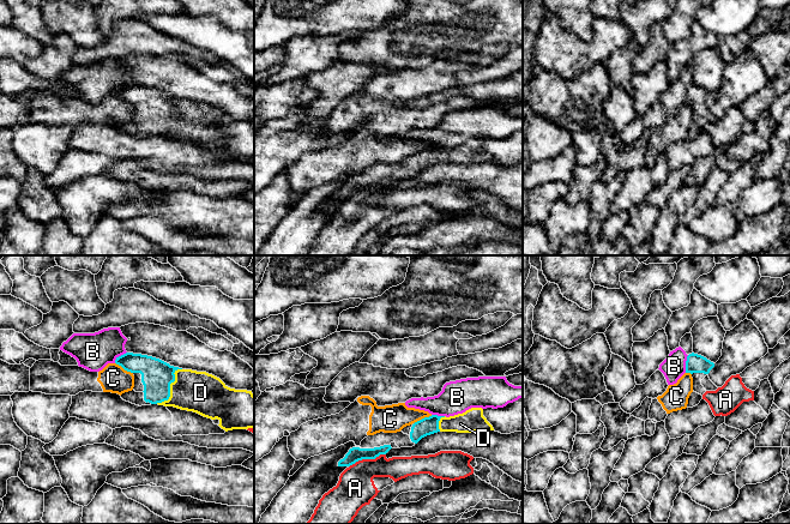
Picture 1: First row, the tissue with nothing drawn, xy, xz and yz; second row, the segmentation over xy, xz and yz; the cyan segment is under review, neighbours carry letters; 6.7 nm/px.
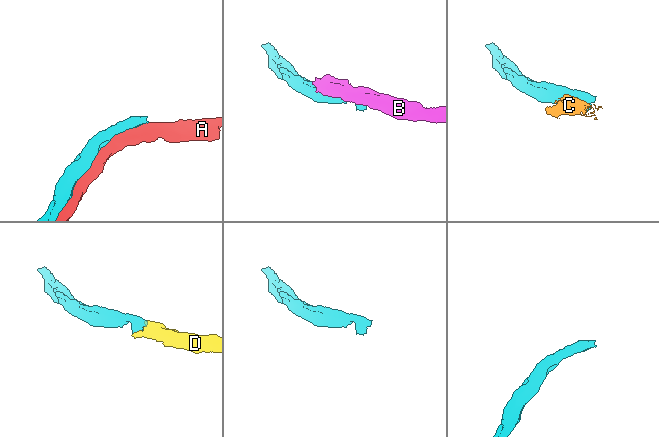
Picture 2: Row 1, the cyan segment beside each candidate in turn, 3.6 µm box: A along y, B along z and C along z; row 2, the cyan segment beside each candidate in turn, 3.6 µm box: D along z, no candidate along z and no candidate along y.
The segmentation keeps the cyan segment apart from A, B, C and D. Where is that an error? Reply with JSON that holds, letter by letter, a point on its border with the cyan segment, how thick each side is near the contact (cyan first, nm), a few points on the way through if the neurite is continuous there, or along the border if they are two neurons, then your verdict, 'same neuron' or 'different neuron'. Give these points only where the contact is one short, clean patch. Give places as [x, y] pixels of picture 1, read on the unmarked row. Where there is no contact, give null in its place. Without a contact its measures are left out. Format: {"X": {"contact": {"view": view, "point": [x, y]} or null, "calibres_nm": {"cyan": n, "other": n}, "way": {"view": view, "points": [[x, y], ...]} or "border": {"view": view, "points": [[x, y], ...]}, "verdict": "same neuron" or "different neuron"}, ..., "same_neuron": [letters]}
{"A": {"contact": {"view": "xz", "point": [367, 190]}, "calibres_nm": {"cyan": 90, "other": 260}, "verdict": "different neuron"}, "B": {"contact": {"view": "yz", "point": [686, 95]}, "calibres_nm": {"cyan": 130, "other": 160}, "verdict": "different neuron"}, "C": {"contact": {"view": "xz", "point": [422, 150]}, "calibres_nm": {"cyan": 120, "other": 190}, "border": {"view": "xz", "points": [[432, 146], [424, 148], [414, 155]]}, "verdict": "different neuron"}, "D": {"contact": {"view": "xy", "point": [169, 120]}, "calibres_nm": {"cyan": 200, "other": 280}, "way": {"view": "xy", "points": [[157, 107], [169, 120], [186, 120], [200, 124]]}, "verdict": "same neuron"}, "same_neuron": ["D"]}

